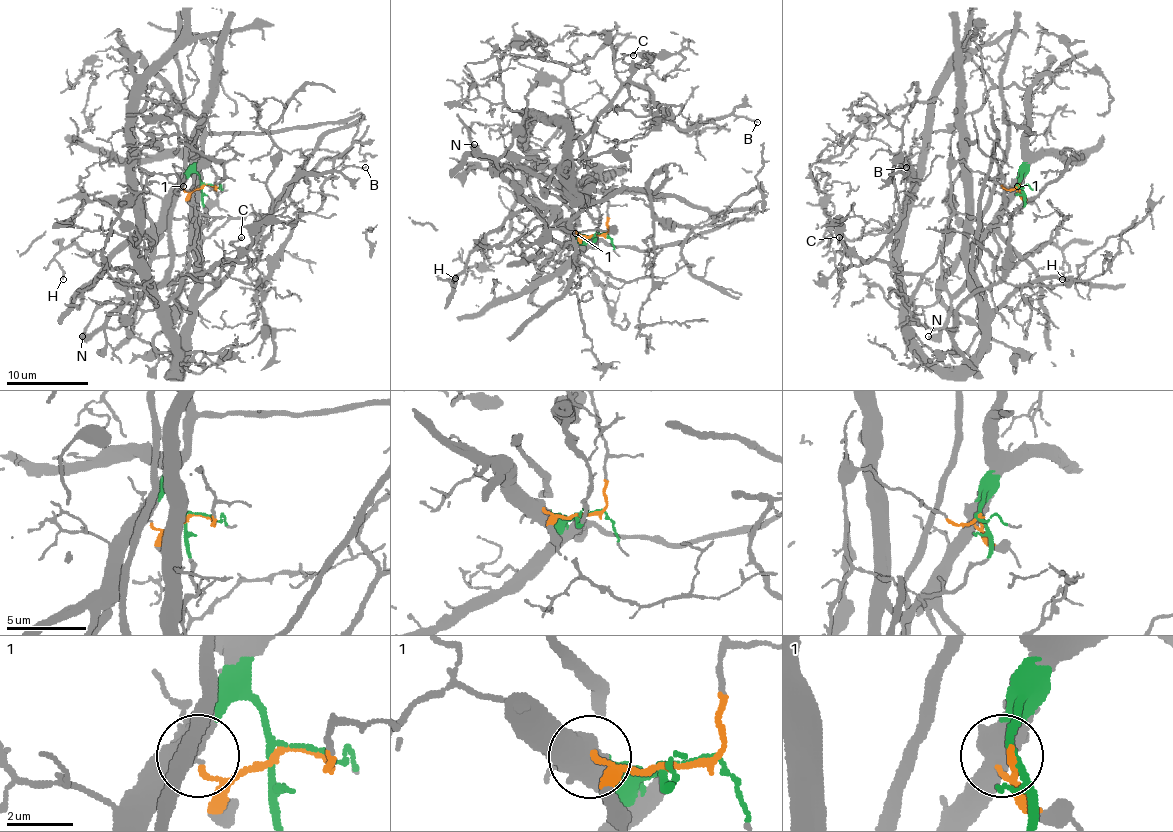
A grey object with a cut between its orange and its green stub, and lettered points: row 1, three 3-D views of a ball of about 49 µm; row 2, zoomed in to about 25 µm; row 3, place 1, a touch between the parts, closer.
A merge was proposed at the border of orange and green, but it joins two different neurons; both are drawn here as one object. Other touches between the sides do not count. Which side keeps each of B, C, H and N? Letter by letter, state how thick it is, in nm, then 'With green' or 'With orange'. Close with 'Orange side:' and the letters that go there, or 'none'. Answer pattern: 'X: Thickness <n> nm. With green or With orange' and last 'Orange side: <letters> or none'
B: Thickness 150 nm. With orange
C: Thickness 80 nm. With orange
H: Thickness 140 nm. With green
N: Thickness 420 nm. With orange
Orange side: B, C, N

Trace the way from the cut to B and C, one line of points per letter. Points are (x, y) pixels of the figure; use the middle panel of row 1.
B: (598, 234), (609, 201), (580, 142), (627, 82), (643, 84), (680, 130), (758, 121)
C: (598, 234), (609, 230), (609, 201), (600, 175), (586, 168), (582, 140), (629, 76), (623, 58), (633, 56)

